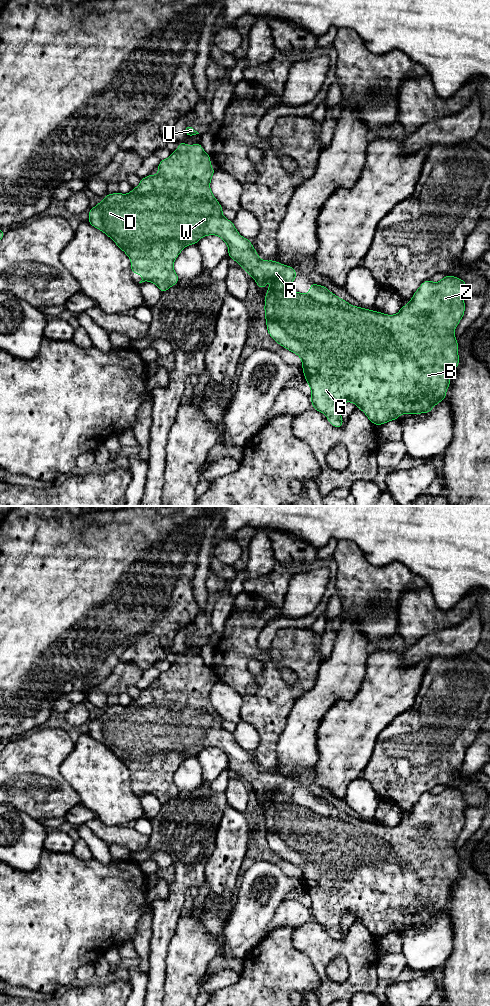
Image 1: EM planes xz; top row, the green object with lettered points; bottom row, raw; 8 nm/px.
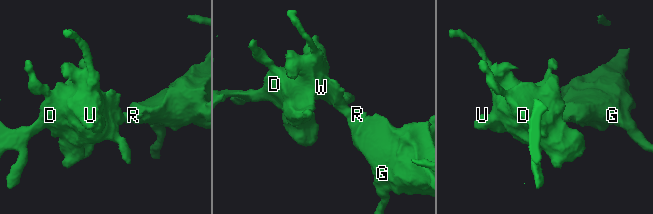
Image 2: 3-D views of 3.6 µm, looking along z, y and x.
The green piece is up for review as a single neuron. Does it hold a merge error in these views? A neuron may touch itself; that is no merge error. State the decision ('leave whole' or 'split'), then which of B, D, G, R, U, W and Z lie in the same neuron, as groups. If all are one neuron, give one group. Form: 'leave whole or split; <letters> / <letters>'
leave whole; B D G R U W Z

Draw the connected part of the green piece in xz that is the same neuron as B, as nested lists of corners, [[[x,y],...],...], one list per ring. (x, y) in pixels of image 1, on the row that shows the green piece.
[[[184,142],[179,143],[179,147],[171,156],[165,160],[161,160],[158,165],[158,173],[156,175],[148,175],[141,178],[138,187],[133,188],[128,194],[114,193],[107,194],[105,198],[94,208],[89,210],[88,222],[95,228],[104,232],[109,236],[117,246],[123,250],[131,260],[131,272],[141,274],[142,280],[139,283],[149,281],[158,286],[161,292],[167,291],[171,286],[175,285],[180,278],[174,271],[174,261],[180,252],[188,245],[197,244],[204,236],[216,235],[223,239],[228,246],[228,257],[235,260],[257,283],[258,288],[264,288],[268,280],[271,281],[271,286],[265,295],[266,303],[264,305],[265,319],[267,331],[269,335],[281,346],[297,354],[302,360],[303,373],[305,380],[311,388],[311,402],[315,410],[326,415],[332,426],[340,428],[343,425],[341,417],[341,406],[345,402],[353,402],[360,410],[362,410],[368,419],[374,425],[381,425],[396,420],[401,414],[420,414],[429,413],[432,408],[446,398],[446,391],[450,385],[450,377],[455,368],[459,365],[458,342],[454,336],[456,326],[459,324],[465,312],[464,297],[466,296],[466,281],[457,277],[446,275],[437,283],[427,280],[421,284],[418,290],[406,306],[402,306],[400,311],[395,315],[387,315],[381,312],[372,311],[369,309],[352,306],[345,300],[331,293],[325,286],[310,284],[308,294],[295,292],[290,289],[290,284],[297,278],[295,268],[278,263],[277,261],[265,261],[259,258],[256,250],[251,244],[251,241],[242,237],[236,230],[233,221],[226,219],[222,210],[223,207],[216,200],[210,189],[210,181],[215,170],[211,167],[210,155],[207,154],[200,143],[194,145],[186,145]]]

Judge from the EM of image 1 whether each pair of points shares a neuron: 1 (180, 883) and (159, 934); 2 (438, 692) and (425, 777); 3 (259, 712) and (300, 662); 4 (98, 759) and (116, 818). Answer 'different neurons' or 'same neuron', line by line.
1: same neuron
2: same neuron
3: same neuron
4: same neuron

